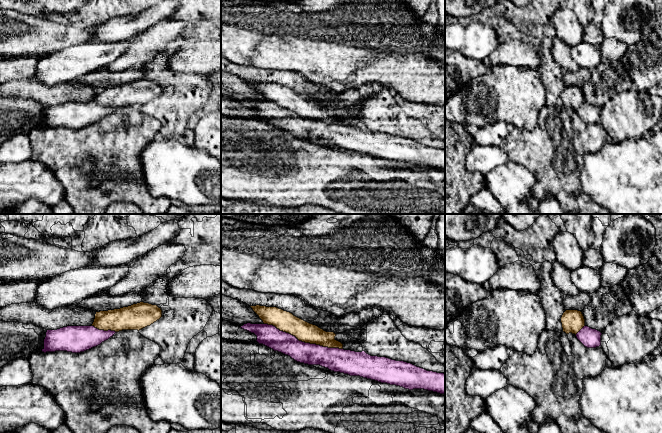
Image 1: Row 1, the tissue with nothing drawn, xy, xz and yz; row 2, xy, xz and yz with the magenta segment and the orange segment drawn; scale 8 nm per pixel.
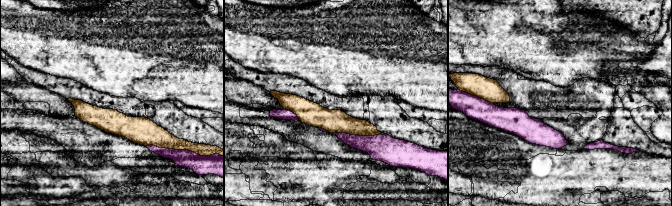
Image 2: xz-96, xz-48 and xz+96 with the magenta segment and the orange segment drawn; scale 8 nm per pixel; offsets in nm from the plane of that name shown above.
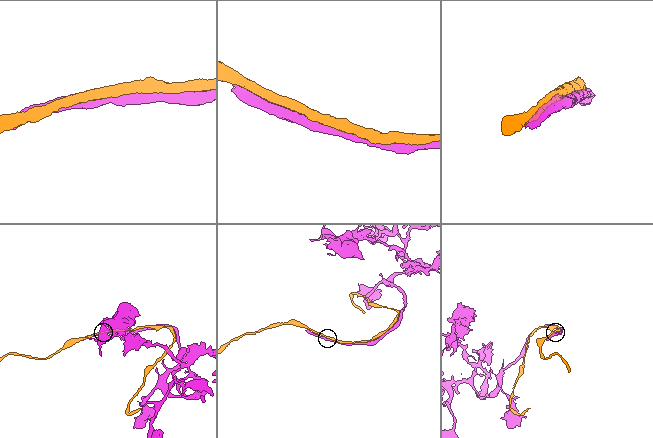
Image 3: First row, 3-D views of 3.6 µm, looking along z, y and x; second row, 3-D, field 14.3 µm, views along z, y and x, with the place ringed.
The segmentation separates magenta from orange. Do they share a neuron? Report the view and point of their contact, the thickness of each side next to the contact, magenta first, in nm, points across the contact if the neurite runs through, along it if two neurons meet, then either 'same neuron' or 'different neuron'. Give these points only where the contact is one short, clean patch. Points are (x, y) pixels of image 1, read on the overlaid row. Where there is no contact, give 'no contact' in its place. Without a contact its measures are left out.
contact xz (303, 342); calibres 170 and 160 nm; same neuron

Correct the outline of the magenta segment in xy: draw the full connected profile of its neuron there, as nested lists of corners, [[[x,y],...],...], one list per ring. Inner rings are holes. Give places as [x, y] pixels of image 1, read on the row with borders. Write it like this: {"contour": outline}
{"contour": [[[144,302],[120,309],[96,312],[91,326],[67,326],[57,330],[47,330],[42,352],[84,352],[100,345],[119,331],[139,331],[161,317],[161,308]]]}

